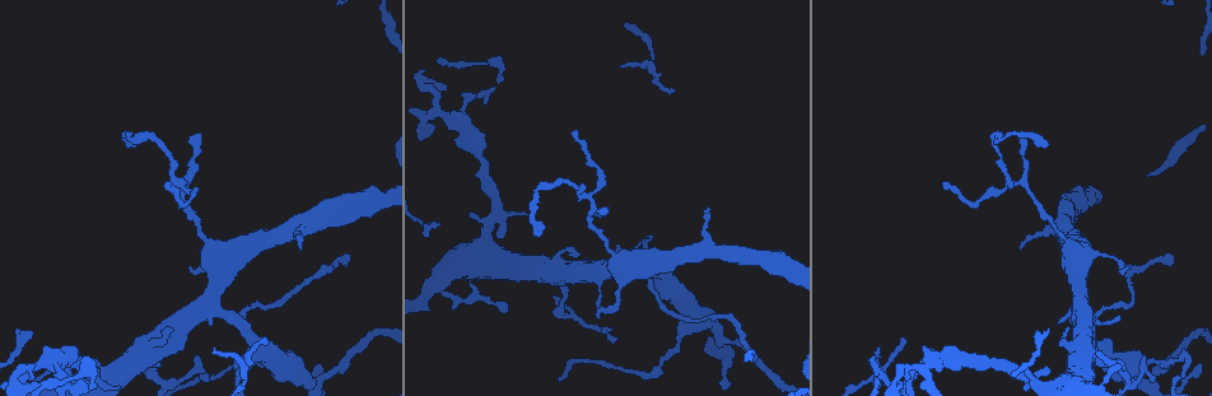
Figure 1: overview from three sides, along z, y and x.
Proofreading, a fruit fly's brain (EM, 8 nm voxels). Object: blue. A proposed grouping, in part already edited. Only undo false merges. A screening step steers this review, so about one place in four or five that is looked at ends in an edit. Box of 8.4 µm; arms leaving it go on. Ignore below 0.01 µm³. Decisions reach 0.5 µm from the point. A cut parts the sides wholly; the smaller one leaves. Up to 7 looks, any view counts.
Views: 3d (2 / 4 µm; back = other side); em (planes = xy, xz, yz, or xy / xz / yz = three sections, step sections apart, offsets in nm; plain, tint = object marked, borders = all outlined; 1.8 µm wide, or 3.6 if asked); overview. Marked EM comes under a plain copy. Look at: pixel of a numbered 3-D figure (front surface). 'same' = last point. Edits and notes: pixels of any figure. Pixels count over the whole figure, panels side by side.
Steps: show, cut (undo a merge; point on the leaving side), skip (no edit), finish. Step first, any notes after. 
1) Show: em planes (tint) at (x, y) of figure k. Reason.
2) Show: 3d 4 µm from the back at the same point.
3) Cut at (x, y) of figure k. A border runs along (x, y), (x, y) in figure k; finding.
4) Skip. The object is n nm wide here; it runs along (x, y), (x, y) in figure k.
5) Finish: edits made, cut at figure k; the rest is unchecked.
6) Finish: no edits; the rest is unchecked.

Show: em 3.6 µm xy step 4 (tint) at (1093, 255) of figure 1. Small branch off a trunk.

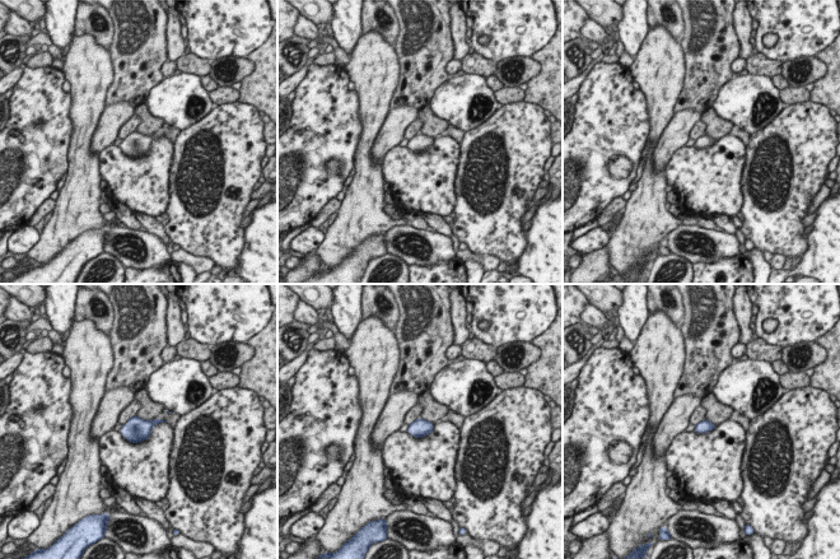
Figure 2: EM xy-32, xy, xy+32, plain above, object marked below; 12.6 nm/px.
Show: em 3.6 µm planes (borders) at the same point.

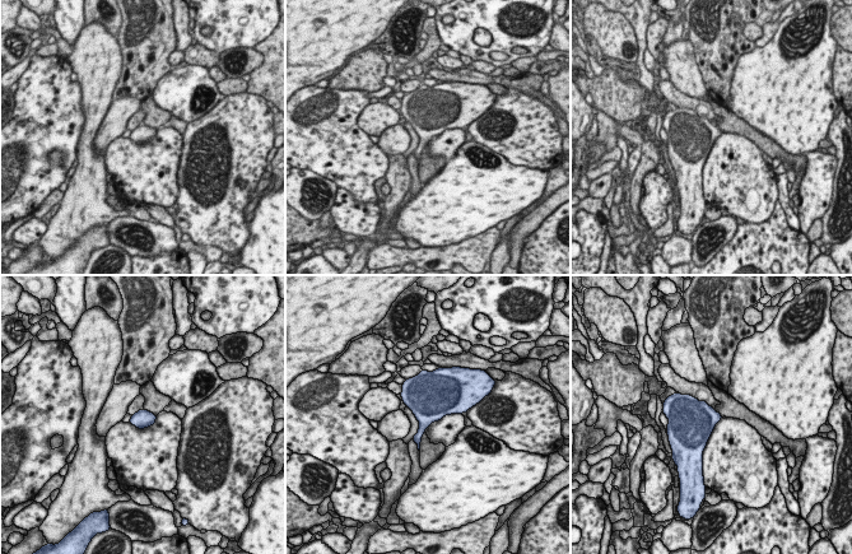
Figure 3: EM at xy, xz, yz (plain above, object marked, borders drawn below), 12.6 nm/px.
Skip. One neuron here.

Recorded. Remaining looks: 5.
Show: em 3.6 µm yz step 16 (tint) at (1062, 226) of figure 1. Sudden change in width.

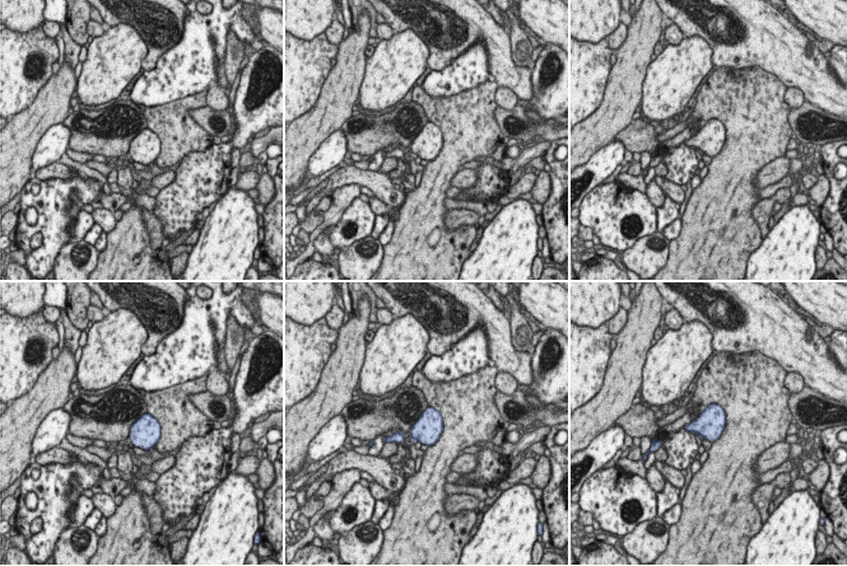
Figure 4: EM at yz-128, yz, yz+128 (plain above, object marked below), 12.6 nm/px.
Show: em 3.6 µm xy step 8 (tint) at the same point.

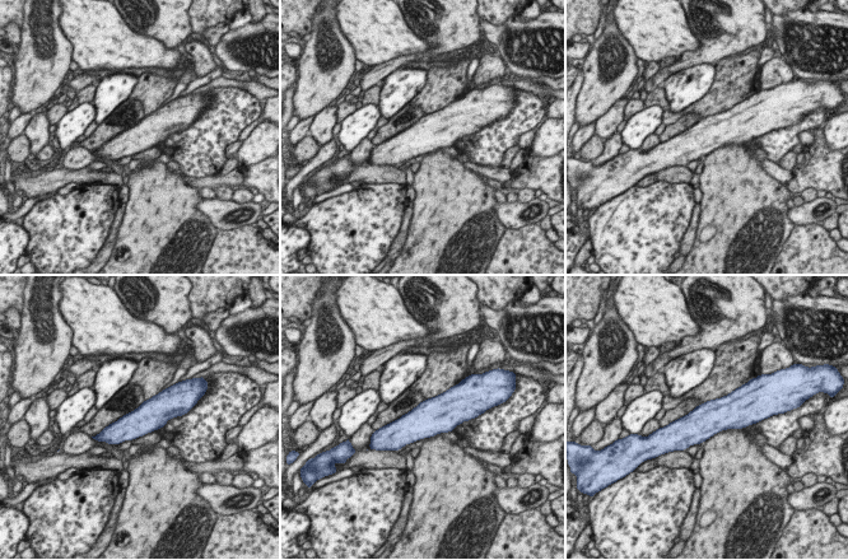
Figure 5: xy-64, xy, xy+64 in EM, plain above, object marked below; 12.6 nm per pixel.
Skip. The object is 380 nm wide here; all the same neuron.

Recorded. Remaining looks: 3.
Show: em xz step 16 (tint) at (462, 122) of figure 1. Four-way junction.

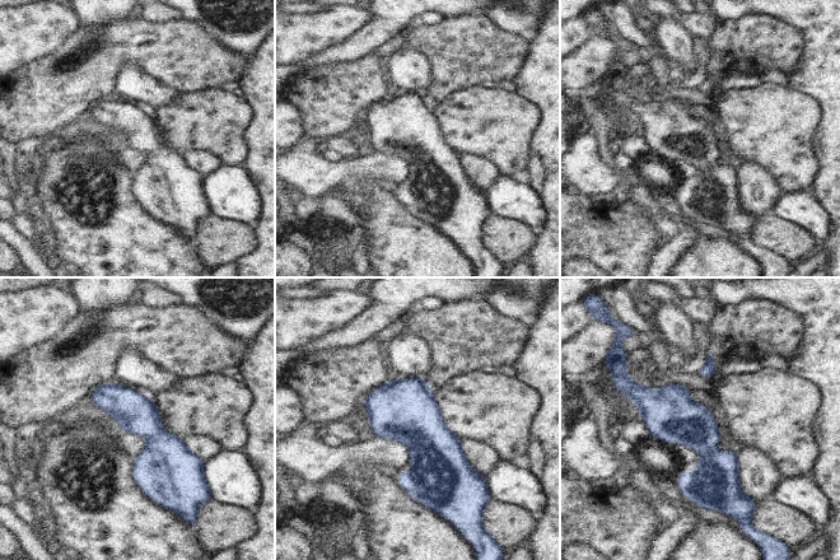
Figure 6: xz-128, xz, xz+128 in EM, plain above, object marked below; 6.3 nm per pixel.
Show: em planes (tint) at the same point. Another direction.

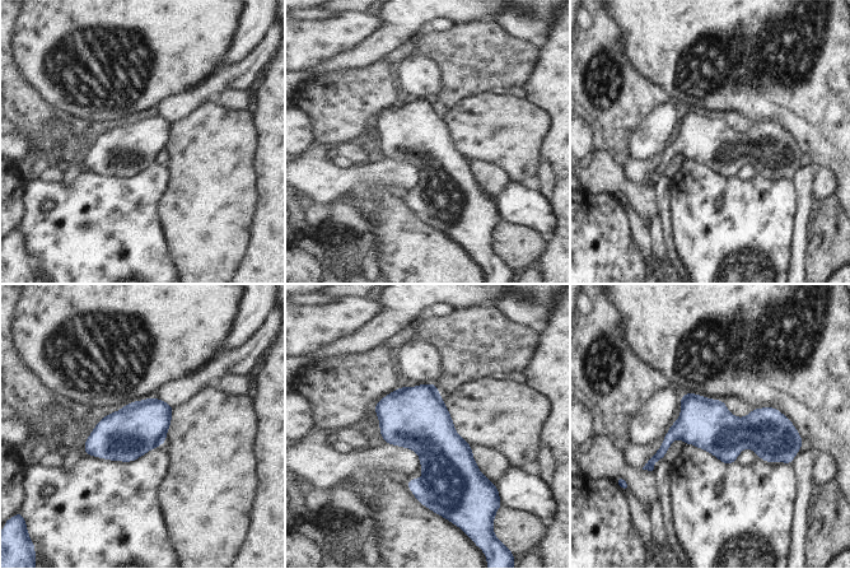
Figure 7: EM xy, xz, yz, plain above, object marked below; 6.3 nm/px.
Skip. It runs along (789, 433), (676, 433), (648, 466) in figure 7; all the same neuron.

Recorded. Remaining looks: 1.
Finish: no edits; the rest is unchecked.

